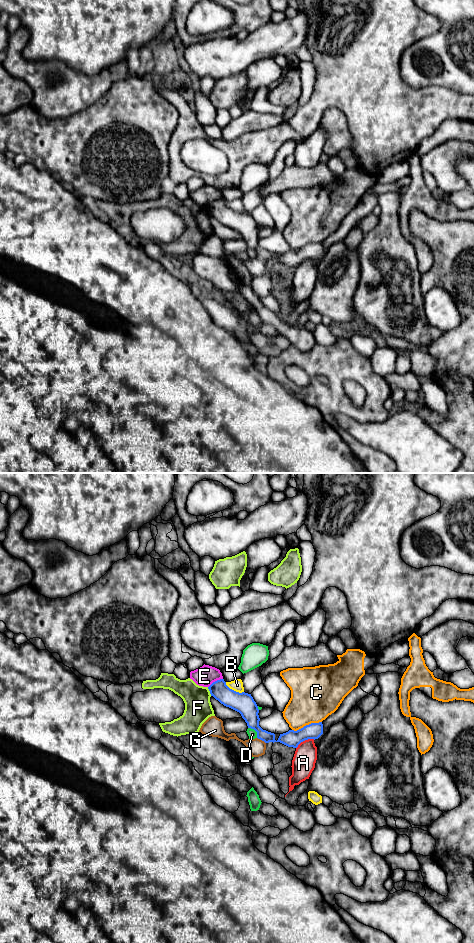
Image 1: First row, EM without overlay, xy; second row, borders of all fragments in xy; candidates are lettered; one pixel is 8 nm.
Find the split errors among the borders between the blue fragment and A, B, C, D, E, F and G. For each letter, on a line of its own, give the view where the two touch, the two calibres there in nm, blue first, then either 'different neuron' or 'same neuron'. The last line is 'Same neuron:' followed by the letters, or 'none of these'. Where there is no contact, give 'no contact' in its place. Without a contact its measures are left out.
A: xy | 130/190 nm | different neuron
B: xy | 160/100 nm | different neuron
C: xy | 130/380 nm | different neuron
D: xy | 160/70 nm | different neuron
E: xy | 150/160 nm | different neuron
F: xy | 150/220 nm | different neuron
G: xy | 150/140 nm | different neuron
Same neuron: none of these

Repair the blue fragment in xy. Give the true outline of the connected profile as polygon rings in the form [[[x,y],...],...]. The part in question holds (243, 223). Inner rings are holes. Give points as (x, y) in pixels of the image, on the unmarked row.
[[[224,199],[213,202],[208,209],[211,216],[221,224],[239,232],[248,248],[254,249],[257,252],[257,258],[265,263],[280,262],[288,267],[297,268],[301,262],[308,259],[318,259],[323,254],[322,242],[311,243],[297,251],[289,250],[280,254],[276,261],[274,253],[263,250],[259,246],[259,229],[251,214],[239,213],[230,209]]]

